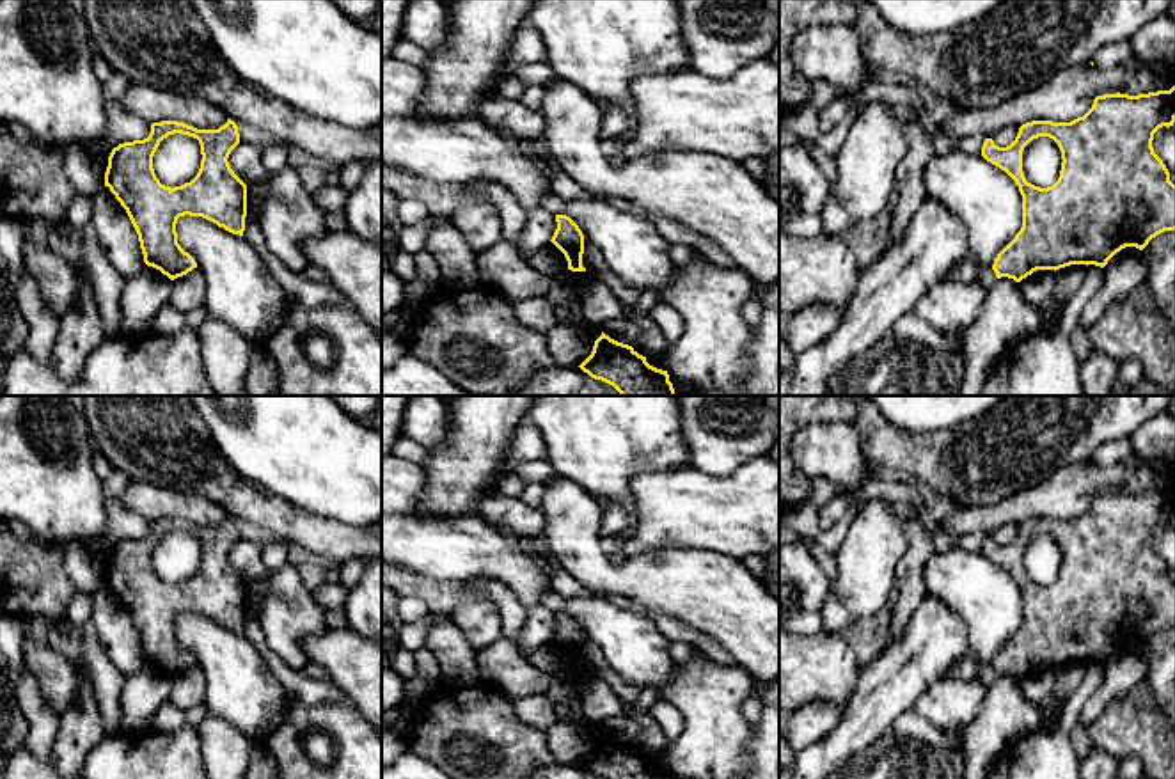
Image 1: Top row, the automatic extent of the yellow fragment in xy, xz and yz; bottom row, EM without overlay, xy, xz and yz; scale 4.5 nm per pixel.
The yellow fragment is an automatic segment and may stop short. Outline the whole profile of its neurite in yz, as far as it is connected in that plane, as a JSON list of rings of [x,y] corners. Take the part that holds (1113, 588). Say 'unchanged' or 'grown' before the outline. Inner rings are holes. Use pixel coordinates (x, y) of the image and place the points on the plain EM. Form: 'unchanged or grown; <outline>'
unchanged; [[[1175,483],[1170,488],[1148,492],[1104,492],[1093,497],[1092,506],[1070,520],[1031,518],[1019,525],[1015,538],[999,545],[985,536],[982,554],[1005,568],[1022,593],[1022,625],[1015,635],[998,651],[992,667],[998,676],[1008,674],[1021,680],[1037,667],[1060,667],[1070,662],[1095,662],[1104,665],[1108,658],[1125,644],[1143,648],[1152,635],[1164,628],[1175,628],[1175,582],[1163,557],[1154,550],[1154,531],[1175,520]],[[1038,534],[1053,536],[1061,548],[1060,575],[1053,584],[1040,586],[1026,578],[1022,570],[1022,548]]]

